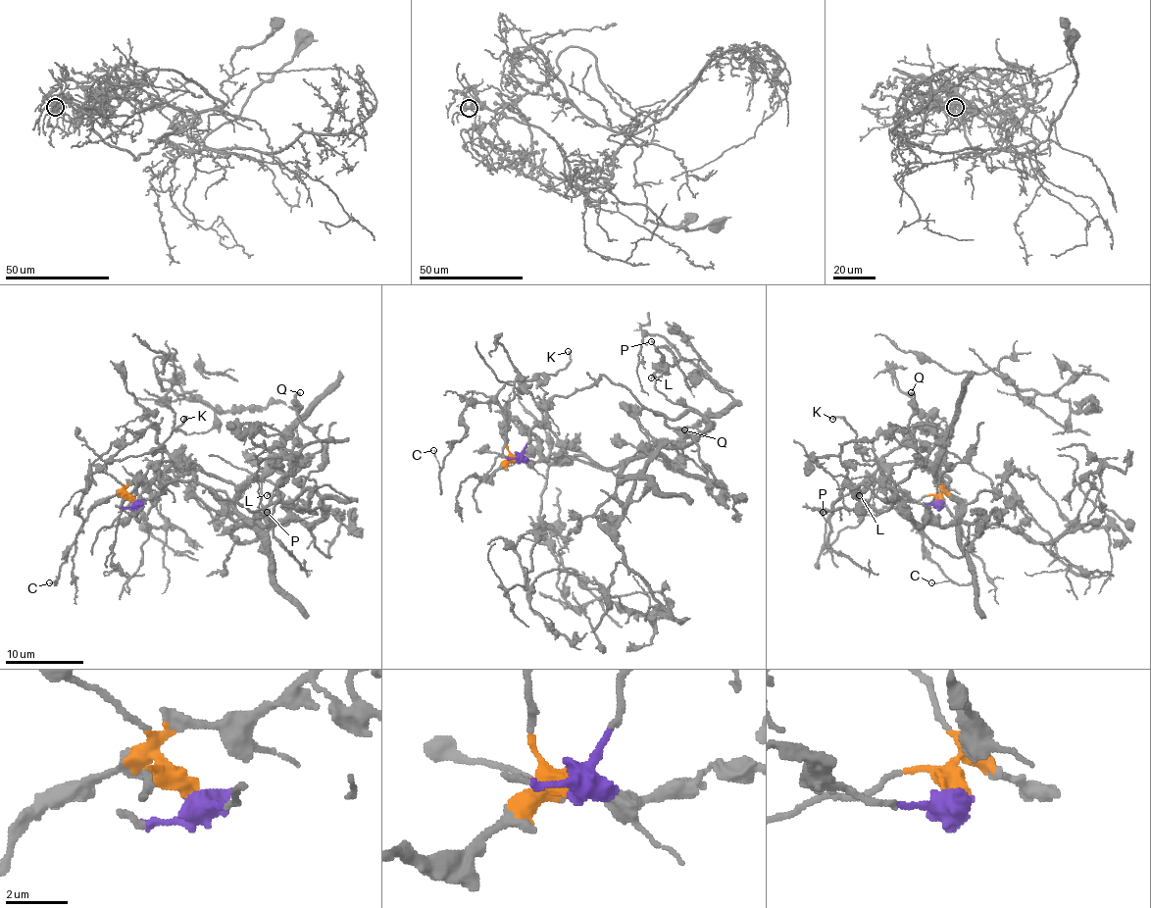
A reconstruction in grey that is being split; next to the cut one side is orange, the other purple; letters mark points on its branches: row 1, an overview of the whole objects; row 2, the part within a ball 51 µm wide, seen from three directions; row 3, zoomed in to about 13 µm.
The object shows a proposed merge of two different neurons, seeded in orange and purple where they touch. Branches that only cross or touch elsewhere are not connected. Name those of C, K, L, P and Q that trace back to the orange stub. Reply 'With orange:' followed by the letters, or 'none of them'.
With orange: C, K

